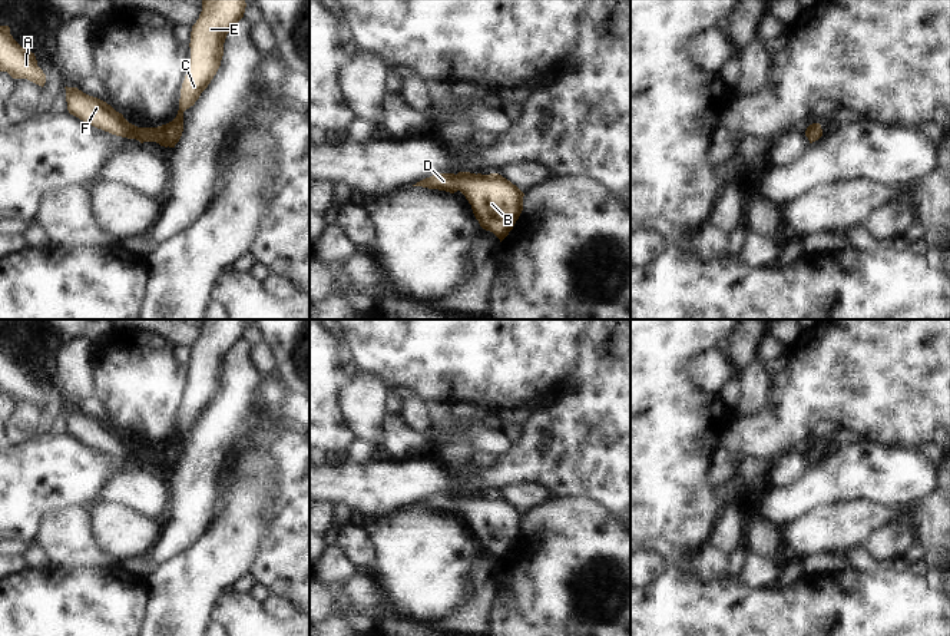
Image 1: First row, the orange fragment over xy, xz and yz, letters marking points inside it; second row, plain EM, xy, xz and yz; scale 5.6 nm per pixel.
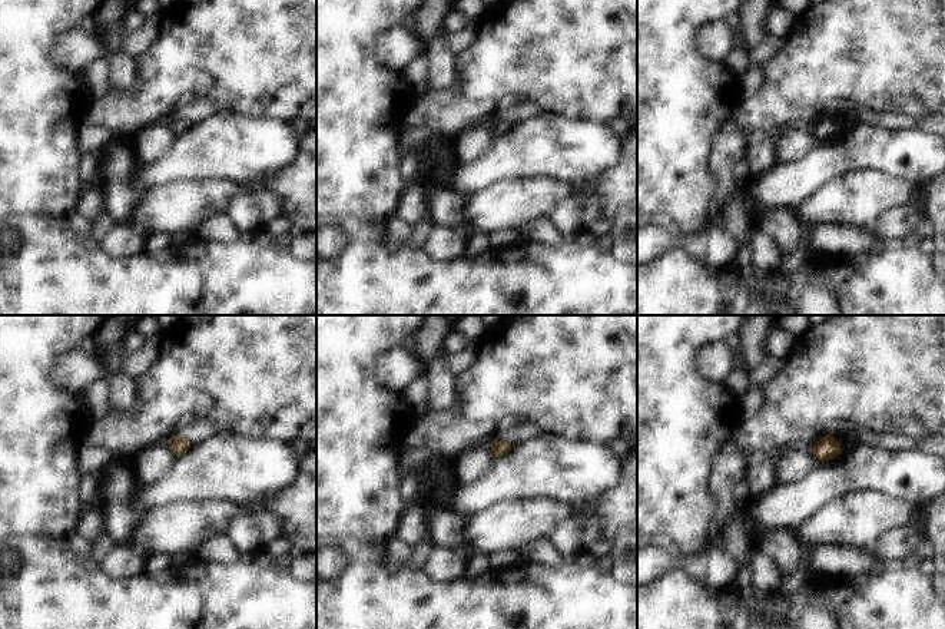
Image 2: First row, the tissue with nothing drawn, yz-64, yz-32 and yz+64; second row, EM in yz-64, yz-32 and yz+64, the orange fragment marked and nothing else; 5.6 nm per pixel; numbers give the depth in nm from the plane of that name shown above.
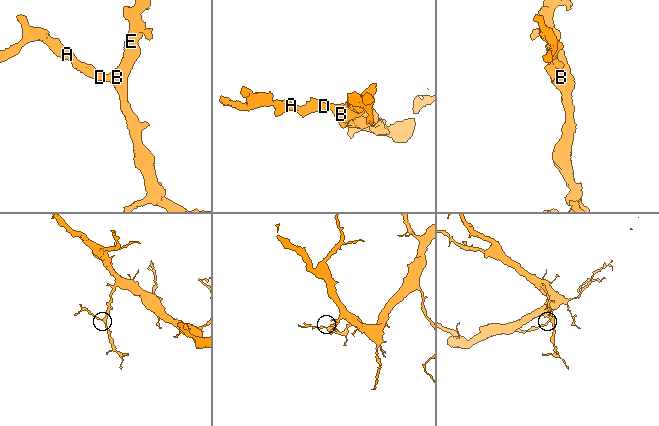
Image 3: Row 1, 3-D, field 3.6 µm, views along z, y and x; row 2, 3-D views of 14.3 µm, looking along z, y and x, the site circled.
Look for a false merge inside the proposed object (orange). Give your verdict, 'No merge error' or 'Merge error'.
No merge error

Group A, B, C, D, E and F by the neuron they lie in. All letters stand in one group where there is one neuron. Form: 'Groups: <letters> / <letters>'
Groups: A B C D E F

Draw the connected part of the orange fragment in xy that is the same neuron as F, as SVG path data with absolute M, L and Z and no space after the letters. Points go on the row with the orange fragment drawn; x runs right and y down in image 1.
M202 0L202 11L191 32L191 60L181 89L179 110L172 122L138 127L106 102L66 86L69 113L116 136L175 148L183 132L183 112L195 105L216 74L226 34L244 17L245 7L245 0Z

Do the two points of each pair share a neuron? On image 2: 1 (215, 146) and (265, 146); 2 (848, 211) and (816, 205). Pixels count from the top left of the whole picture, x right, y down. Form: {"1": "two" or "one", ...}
{"1": "one", "2": "one"}

